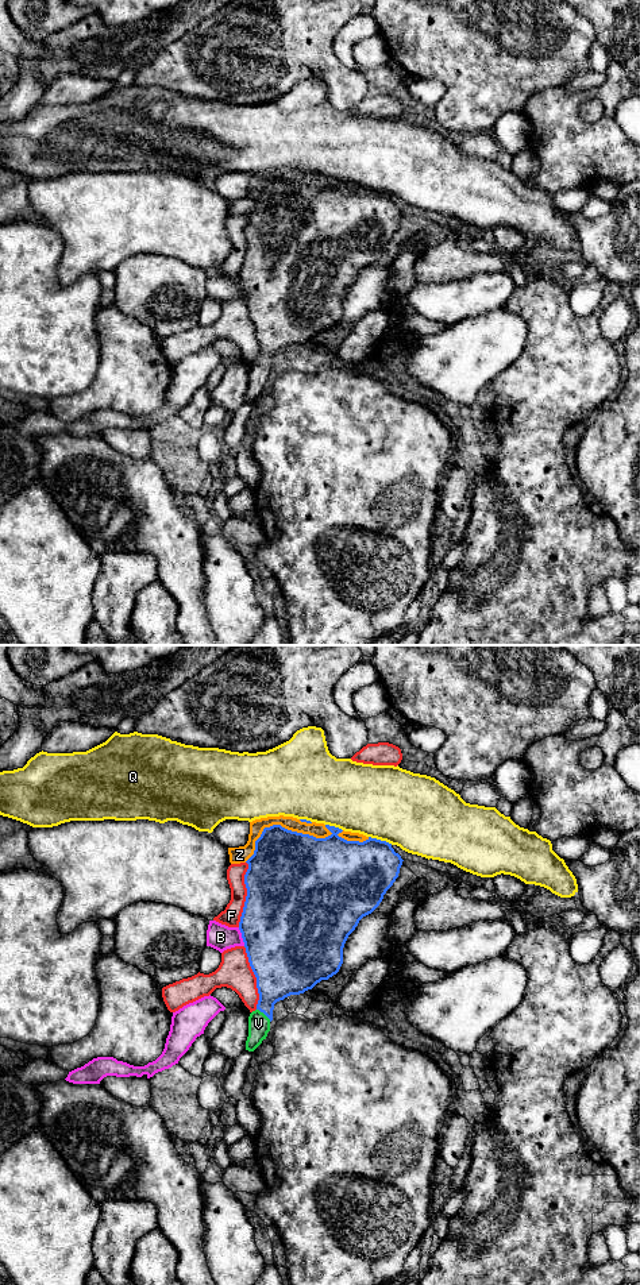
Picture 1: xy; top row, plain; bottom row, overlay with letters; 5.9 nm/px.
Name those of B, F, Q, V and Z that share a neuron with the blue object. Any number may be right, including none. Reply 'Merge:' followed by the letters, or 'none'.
Merge: V

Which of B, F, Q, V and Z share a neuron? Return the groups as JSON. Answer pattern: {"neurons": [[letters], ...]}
{"neurons": [["B"], ["F"], ["Q"], ["V"], ["Z"]]}

